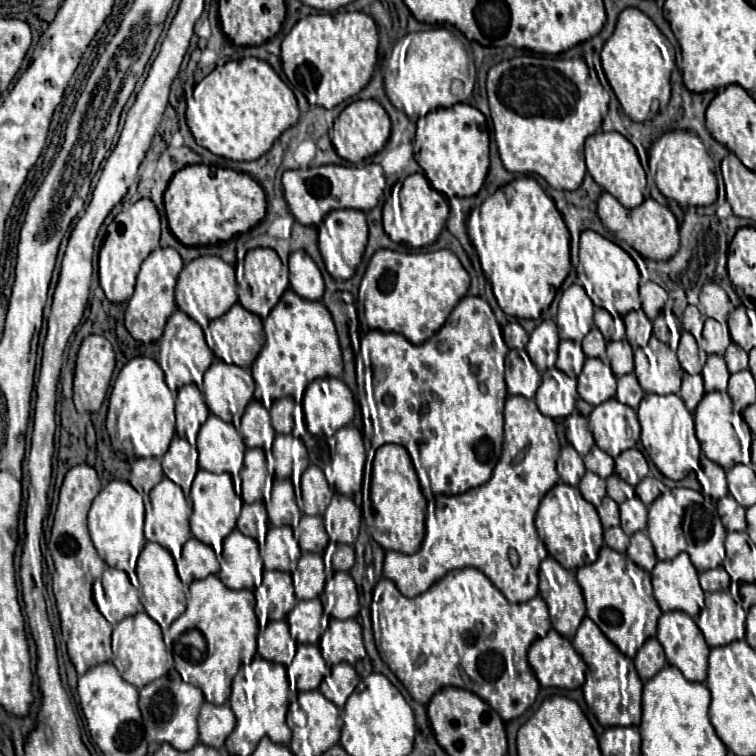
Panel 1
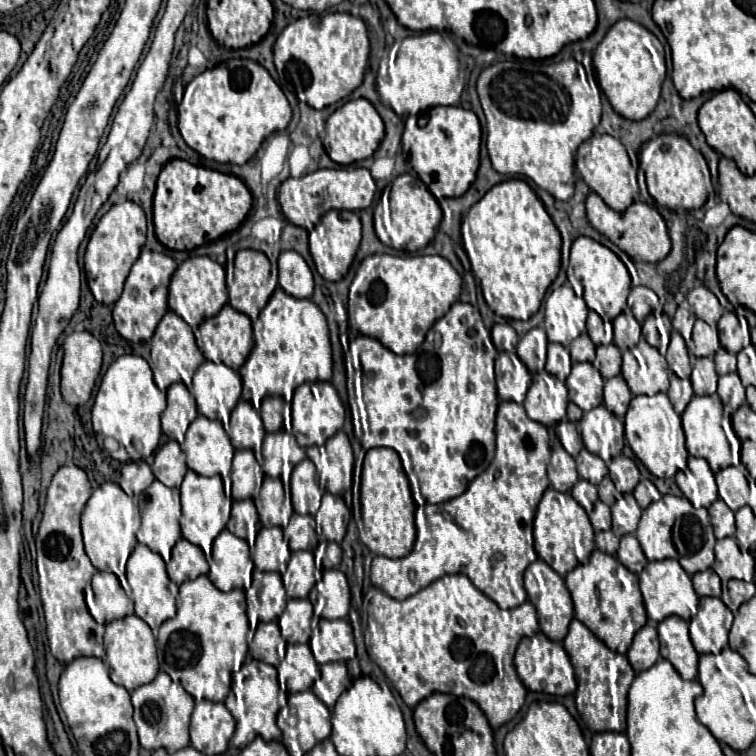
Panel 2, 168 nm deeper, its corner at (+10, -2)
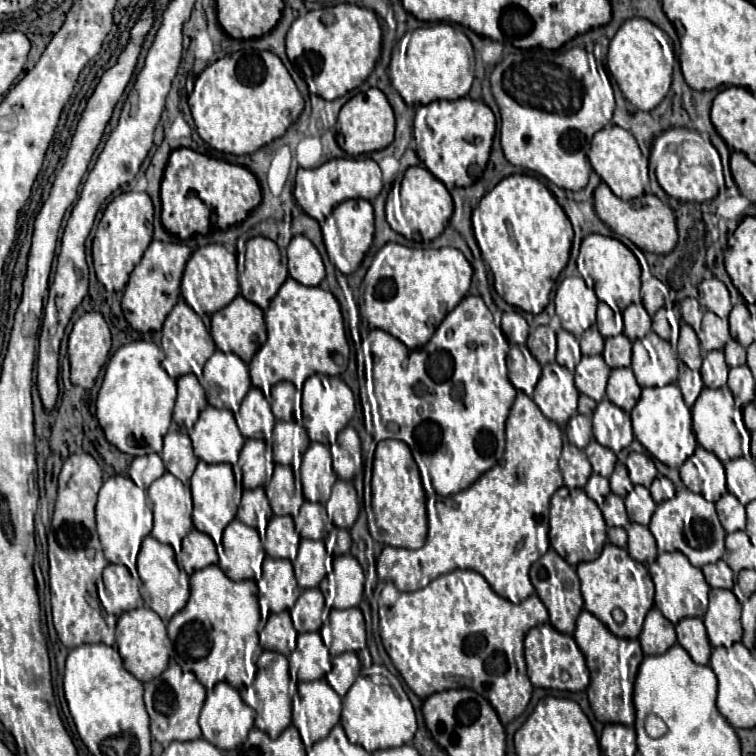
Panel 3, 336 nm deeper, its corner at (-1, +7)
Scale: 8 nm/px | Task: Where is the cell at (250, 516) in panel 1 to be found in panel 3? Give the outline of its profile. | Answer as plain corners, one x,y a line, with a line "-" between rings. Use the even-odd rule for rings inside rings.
264,488
244,489
236,517
257,529
262,542
266,538
267,525
271,516
272,510

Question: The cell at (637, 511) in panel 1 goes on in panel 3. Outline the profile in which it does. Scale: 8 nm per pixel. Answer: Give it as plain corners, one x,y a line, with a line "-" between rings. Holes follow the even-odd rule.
635,485
635,489
625,497
625,507
629,513
629,521
649,525
651,515
655,511
655,501
647,487

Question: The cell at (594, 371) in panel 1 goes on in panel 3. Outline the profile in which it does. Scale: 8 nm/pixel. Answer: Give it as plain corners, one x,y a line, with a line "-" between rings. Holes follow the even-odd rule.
601,355
581,357
581,361
575,369
575,387
583,395
587,395
595,401
601,401
605,397
609,373
611,373
611,369
607,369
607,363
603,361

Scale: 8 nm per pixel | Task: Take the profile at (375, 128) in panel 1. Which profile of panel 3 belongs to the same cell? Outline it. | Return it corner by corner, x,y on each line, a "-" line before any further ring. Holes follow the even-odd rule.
369,89
363,93
353,95
339,111
337,117
337,129
343,135
343,151
347,155
365,155
373,151
385,149
393,141
395,133
395,115
387,101
387,97
379,89

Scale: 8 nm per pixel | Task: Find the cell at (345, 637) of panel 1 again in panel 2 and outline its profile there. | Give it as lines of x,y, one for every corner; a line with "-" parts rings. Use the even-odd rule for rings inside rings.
346,618
320,620
312,630
309,642
312,654
319,665
326,662
346,662
356,658
352,626

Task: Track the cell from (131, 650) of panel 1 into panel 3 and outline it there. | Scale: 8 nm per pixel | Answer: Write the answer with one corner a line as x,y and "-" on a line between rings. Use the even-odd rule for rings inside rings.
149,607
133,609
131,613
123,613
117,619
117,649
123,657
125,669
143,683
159,677
159,673
163,673
163,669
167,669
167,663
174,653
173,643
167,641
165,623

